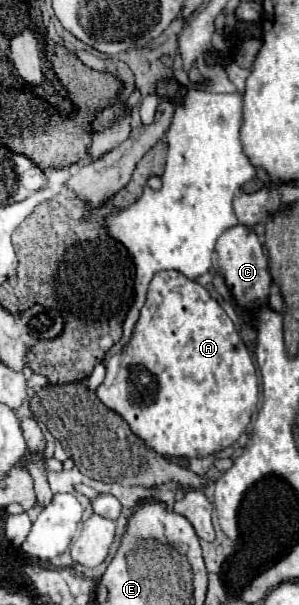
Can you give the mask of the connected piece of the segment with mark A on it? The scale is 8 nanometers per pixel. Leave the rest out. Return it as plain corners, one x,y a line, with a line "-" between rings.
160,271
150,283
148,299
130,343
122,353
106,361
106,377
96,395
156,453
168,457
208,457
230,447
248,427
258,405
258,377
238,329
220,303
202,285
186,279
182,273

